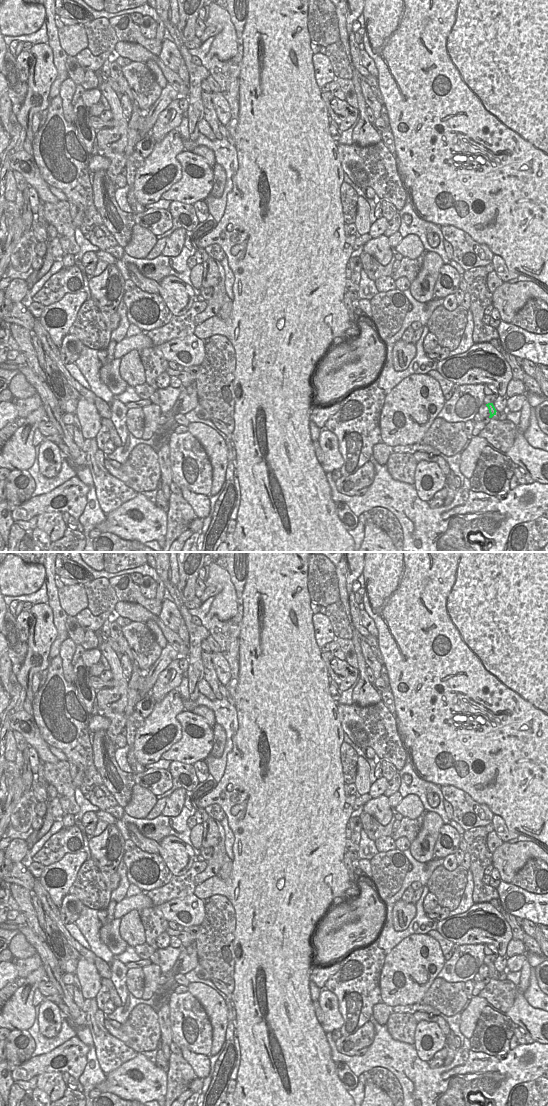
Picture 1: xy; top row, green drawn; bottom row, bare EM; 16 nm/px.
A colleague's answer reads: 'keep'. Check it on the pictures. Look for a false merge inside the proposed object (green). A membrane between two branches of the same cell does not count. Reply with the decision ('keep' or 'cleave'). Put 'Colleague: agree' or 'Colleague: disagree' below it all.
cleave
Colleague: disagree

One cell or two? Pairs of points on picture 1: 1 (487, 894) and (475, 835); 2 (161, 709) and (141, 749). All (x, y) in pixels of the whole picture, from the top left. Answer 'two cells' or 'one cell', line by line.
1: one cell
2: one cell

